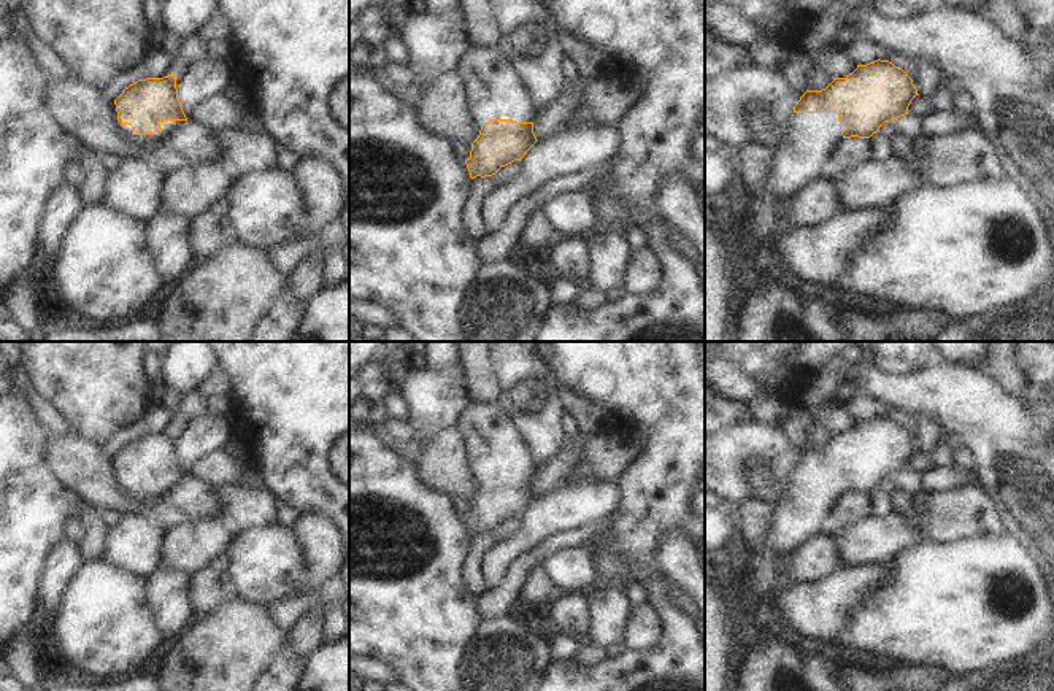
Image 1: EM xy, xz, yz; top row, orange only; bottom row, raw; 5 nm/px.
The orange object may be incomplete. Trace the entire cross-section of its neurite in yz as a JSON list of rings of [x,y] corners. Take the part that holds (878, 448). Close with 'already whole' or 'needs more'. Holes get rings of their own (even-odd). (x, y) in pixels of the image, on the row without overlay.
[[[875,416],[857,424],[846,434],[833,434],[833,437],[822,446],[806,446],[790,472],[789,484],[781,496],[770,504],[771,519],[765,532],[757,539],[746,543],[748,553],[735,575],[727,580],[735,583],[729,591],[716,577],[705,575],[705,691],[725,691],[730,658],[737,647],[741,627],[748,621],[759,621],[762,618],[760,605],[765,602],[771,591],[779,591],[783,583],[783,570],[786,561],[810,539],[821,535],[832,526],[832,511],[843,494],[859,492],[870,494],[879,488],[884,478],[891,478],[900,472],[908,470],[911,456],[919,451],[913,435],[906,427],[895,423],[889,416]]]; needs more

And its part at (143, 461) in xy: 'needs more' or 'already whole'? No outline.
needs more

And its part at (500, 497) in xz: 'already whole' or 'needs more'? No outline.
needs more

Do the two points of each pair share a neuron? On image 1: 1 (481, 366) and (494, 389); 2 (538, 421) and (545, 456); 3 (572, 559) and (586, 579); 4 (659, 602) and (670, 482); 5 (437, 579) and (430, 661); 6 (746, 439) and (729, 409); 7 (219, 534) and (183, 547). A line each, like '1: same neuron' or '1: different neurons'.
1: same neuron
2: same neuron
3: same neuron
4: different neurons
5: same neuron
6: different neurons
7: same neuron

